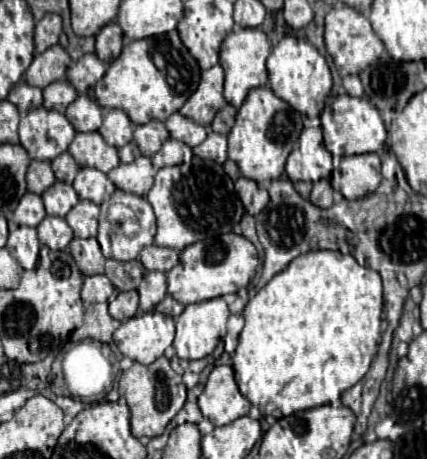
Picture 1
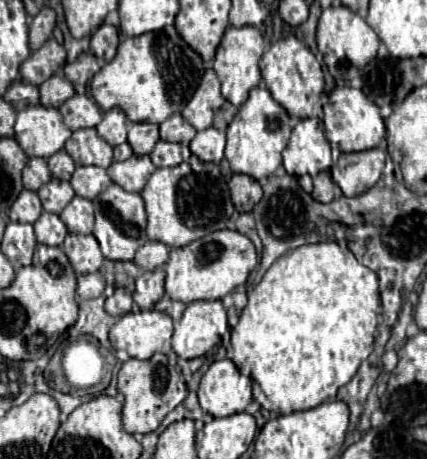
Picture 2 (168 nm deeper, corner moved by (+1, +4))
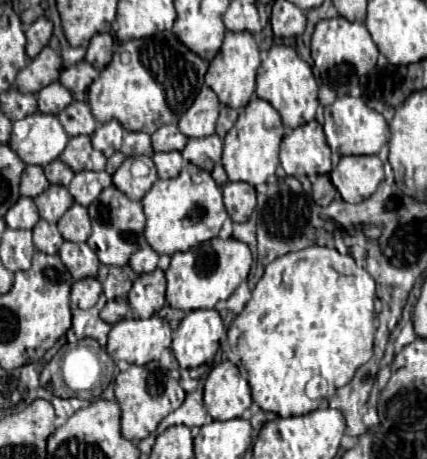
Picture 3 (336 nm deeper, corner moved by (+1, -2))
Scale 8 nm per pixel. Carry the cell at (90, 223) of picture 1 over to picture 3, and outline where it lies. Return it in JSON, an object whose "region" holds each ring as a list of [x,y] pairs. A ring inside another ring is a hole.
{"region":[[[73,203],[57,221],[57,227],[65,241],[87,241],[87,237],[91,235],[91,219],[87,207]]]}

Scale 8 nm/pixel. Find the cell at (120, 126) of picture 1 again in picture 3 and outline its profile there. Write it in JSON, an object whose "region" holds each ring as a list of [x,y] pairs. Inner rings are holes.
{"region":[[[117,119],[103,123],[93,135],[91,135],[93,147],[103,151],[107,157],[111,157],[115,151],[121,149],[121,141],[123,141],[123,127]]]}

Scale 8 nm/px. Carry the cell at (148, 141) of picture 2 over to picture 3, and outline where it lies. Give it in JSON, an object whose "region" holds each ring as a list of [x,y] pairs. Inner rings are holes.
{"region":[[[125,131],[125,139],[123,139],[121,151],[127,157],[133,157],[133,155],[153,155],[151,135],[147,135],[143,131]]]}

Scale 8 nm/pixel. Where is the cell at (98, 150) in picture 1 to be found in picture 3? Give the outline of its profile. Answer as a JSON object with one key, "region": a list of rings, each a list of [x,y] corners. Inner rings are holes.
{"region":[[[89,135],[71,137],[65,151],[63,151],[63,155],[59,159],[63,163],[67,163],[75,173],[85,171],[85,169],[103,171],[105,163],[107,163],[107,157],[101,151],[93,149]]]}

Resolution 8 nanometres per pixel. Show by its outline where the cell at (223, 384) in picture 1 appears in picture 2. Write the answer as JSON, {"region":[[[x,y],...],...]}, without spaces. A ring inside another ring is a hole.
{"region":[[[231,359],[211,363],[201,379],[197,395],[201,409],[213,417],[241,413],[253,401],[249,377],[241,375]]]}

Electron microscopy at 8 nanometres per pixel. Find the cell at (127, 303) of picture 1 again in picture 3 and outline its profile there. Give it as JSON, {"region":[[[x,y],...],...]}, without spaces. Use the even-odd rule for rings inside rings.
{"region":[[[113,299],[113,301],[107,301],[107,305],[105,305],[103,311],[101,311],[101,319],[107,321],[109,325],[119,323],[119,321],[125,319],[127,315],[129,315],[129,303],[127,303],[127,299]]]}

